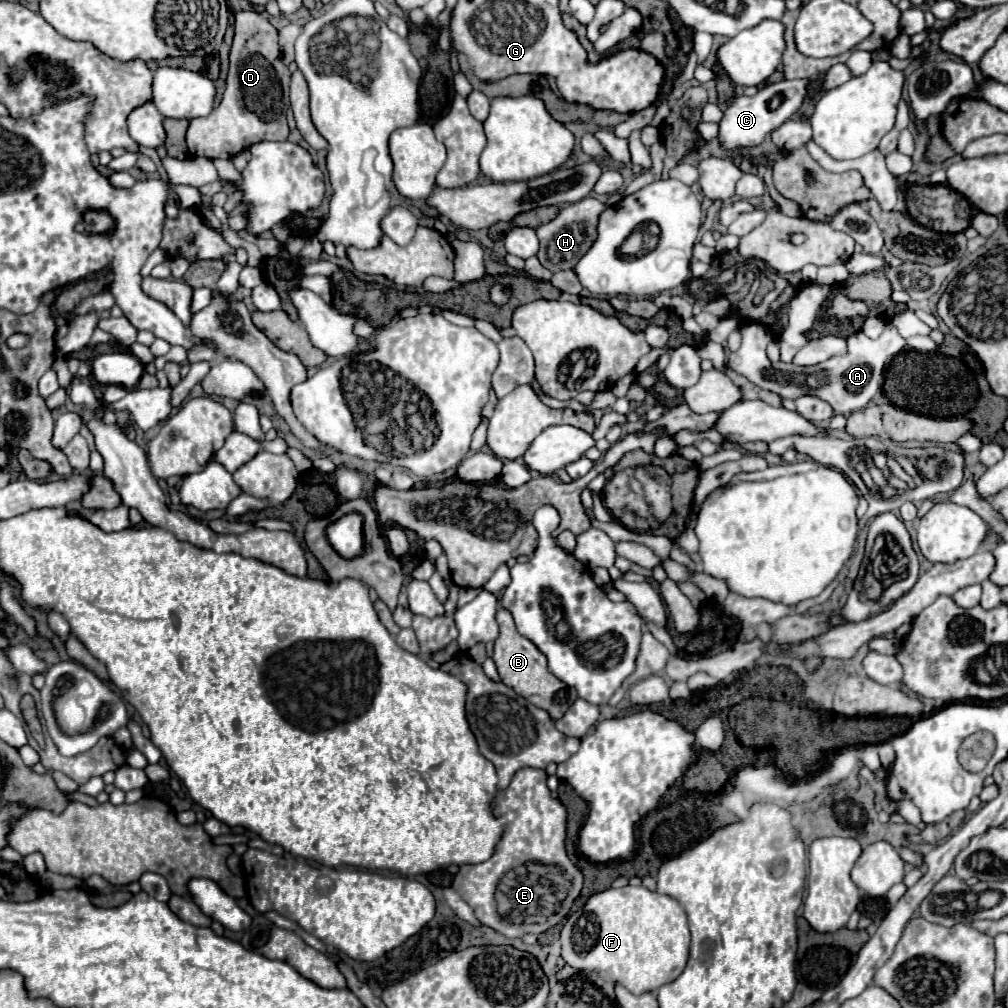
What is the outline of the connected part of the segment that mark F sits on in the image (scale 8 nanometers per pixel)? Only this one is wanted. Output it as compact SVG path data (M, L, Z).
M622 887L622 889L606 889L602 893L592 895L582 911L576 911L568 917L560 933L562 943L562 959L578 969L578 971L596 971L604 973L612 983L624 985L630 993L642 995L656 991L658 987L674 981L686 967L688 947L690 947L690 931L686 913L678 901L672 897L660 895L656 891L648 891L646 887Z

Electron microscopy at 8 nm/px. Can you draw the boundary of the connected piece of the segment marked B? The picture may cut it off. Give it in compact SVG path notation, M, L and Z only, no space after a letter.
M500 607L498 613L496 613L496 621L500 625L500 635L494 641L494 655L492 655L492 659L494 659L496 667L498 667L498 675L500 675L502 683L512 687L518 695L526 697L526 701L530 701L532 705L538 705L540 709L546 709L550 713L550 717L556 721L578 699L576 691L572 687L568 687L566 683L562 683L558 677L554 677L548 671L546 657L536 649L534 643L530 643L526 637L522 637L516 631L514 619L512 619L508 609Z

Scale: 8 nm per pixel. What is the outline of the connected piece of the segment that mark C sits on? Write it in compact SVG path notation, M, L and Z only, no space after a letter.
M784 79L780 83L762 87L754 97L746 95L736 97L724 111L724 119L720 121L720 143L730 151L760 145L768 133L772 133L776 127L780 127L792 115L798 113L798 109L806 101L808 85L810 85L808 79L792 79L792 81Z

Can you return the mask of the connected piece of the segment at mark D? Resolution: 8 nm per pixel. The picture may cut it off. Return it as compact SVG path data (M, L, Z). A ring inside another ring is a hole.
M256 11L236 13L236 35L230 51L230 71L226 79L226 91L220 105L202 119L192 119L186 143L192 155L208 159L232 159L242 149L248 149L258 141L286 141L286 97L282 89L282 77L278 69L286 69L280 61L278 31L276 27Z

